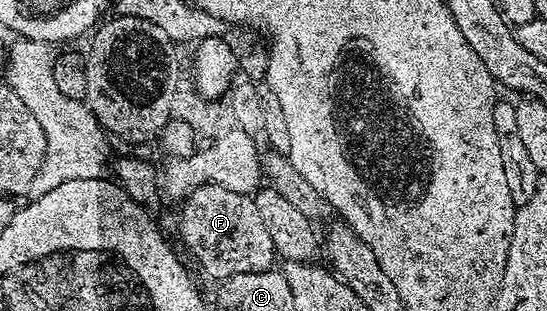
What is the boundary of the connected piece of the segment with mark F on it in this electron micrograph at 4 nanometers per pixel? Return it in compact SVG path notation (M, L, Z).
M198 186L180 206L179 238L209 277L222 280L241 272L265 272L276 265L273 240L248 195L229 192L224 186Z

